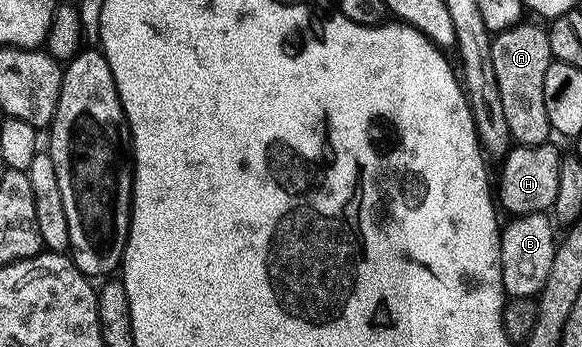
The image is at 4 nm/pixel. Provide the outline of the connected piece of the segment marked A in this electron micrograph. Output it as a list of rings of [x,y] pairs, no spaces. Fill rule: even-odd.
[[[521,24],[492,39],[494,76],[498,76],[498,92],[502,92],[502,109],[510,120],[513,143],[519,146],[546,145],[553,137],[549,113],[546,112],[546,74],[554,59],[550,52],[547,29],[542,25]]]

